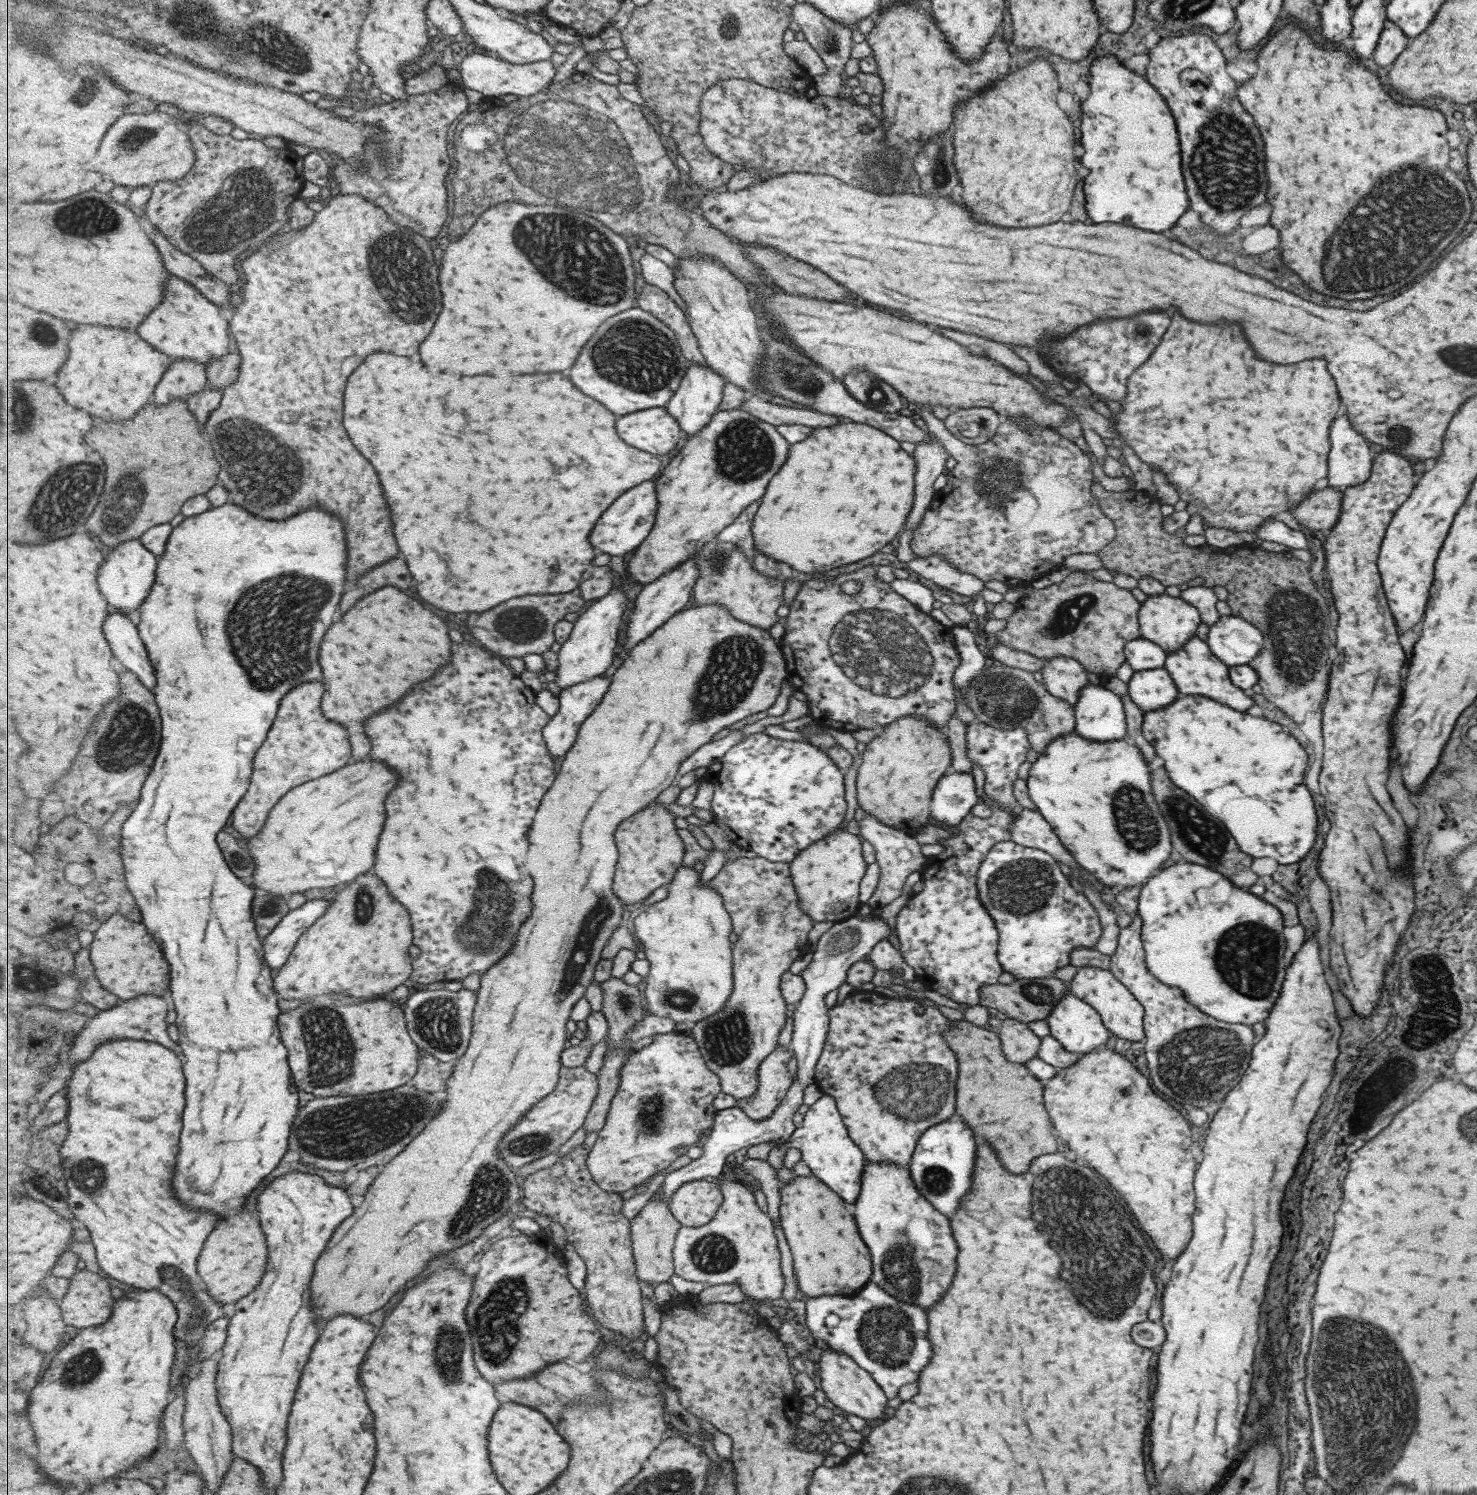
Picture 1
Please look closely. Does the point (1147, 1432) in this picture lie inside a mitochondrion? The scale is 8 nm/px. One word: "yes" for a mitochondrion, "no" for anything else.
no

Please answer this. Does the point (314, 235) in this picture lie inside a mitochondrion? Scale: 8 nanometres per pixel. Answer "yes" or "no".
no

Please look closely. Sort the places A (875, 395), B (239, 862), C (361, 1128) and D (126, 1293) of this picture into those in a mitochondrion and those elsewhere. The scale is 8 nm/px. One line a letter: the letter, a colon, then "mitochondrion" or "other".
A: mitochondrion
B: mitochondrion
C: mitochondrion
D: other

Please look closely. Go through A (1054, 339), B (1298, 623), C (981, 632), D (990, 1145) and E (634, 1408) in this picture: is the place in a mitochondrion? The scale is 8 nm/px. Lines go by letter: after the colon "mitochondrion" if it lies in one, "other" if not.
A: other
B: mitochondrion
C: other
D: other
E: other

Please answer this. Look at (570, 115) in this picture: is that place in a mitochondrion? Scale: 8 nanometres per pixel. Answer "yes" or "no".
yes

